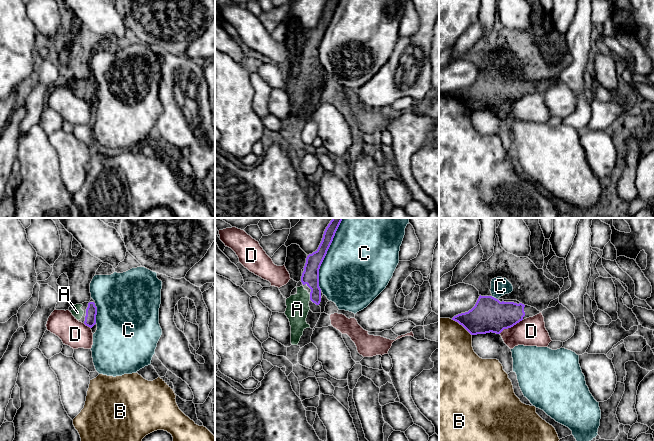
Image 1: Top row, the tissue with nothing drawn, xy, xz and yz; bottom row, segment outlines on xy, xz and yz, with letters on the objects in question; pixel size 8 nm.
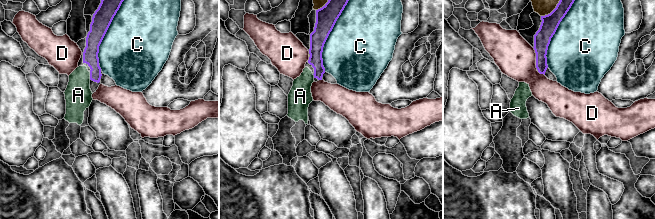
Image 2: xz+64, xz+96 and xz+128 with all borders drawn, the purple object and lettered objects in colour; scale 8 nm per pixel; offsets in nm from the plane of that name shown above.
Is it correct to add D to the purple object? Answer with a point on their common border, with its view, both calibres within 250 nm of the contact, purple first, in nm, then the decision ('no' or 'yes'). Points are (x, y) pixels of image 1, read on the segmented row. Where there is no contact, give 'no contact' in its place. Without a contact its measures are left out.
meets purple in yz at (510, 327); 280 nm thick on the purple side, 220 nm on the other; no

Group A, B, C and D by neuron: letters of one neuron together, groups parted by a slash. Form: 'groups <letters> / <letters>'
groups A / B / C / D

